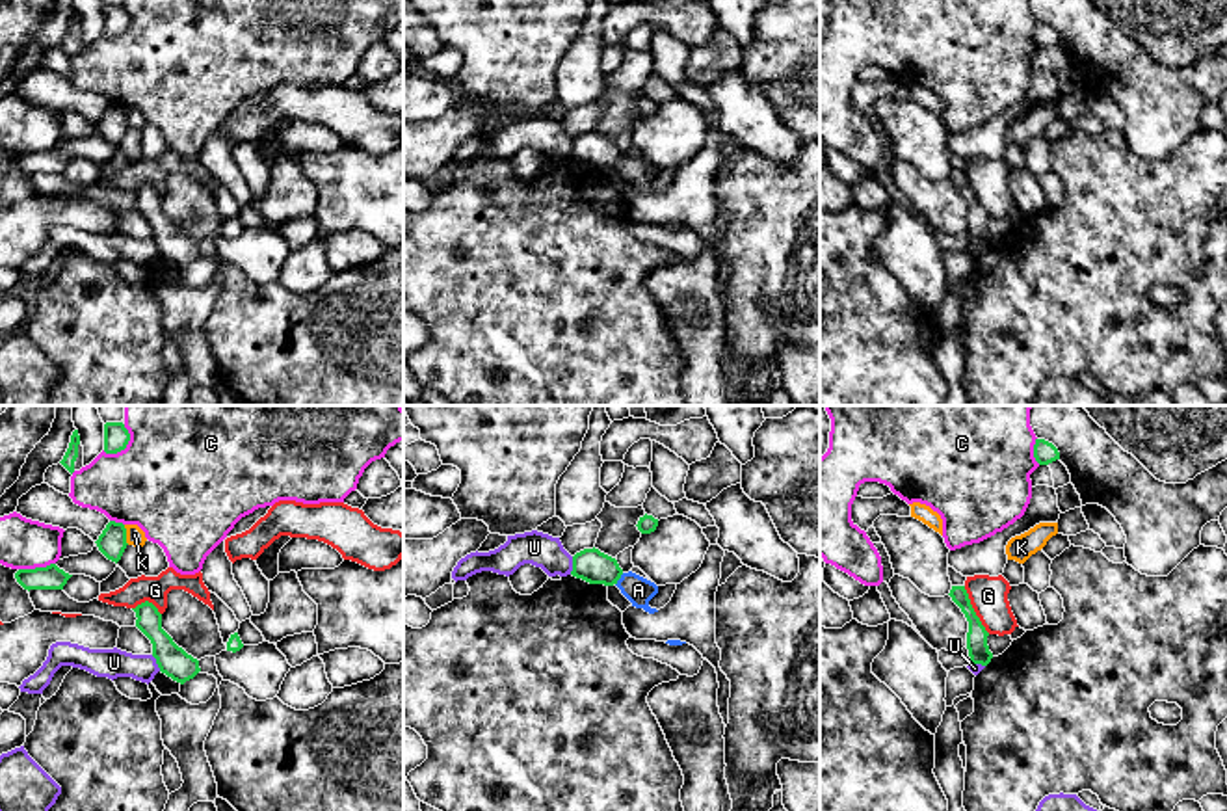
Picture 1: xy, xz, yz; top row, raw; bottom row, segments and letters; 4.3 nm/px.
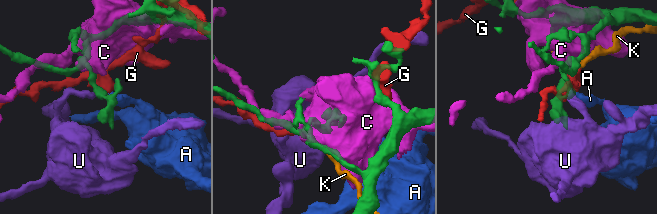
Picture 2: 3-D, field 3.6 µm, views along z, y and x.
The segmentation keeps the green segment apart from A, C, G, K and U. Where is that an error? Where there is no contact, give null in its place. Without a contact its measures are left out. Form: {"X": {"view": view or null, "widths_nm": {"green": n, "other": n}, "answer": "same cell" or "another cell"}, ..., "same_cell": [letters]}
{"A": {"view": "xz", "widths_nm": {"green": 140, "other": 120}, "answer": "another cell"}, "C": {"view": "xy", "widths_nm": {"green": 110, "other": 500}, "answer": "another cell"}, "G": {"view": "yz", "widths_nm": {"green": 100, "other": 160}, "answer": "another cell"}, "K": {"view": "xy", "widths_nm": {"green": 120, "other": 80}, "answer": "another cell"}, "U": {"view": "xz", "widths_nm": {"green": 140, "other": 150}, "answer": "another cell"}, "same_cell": []}

